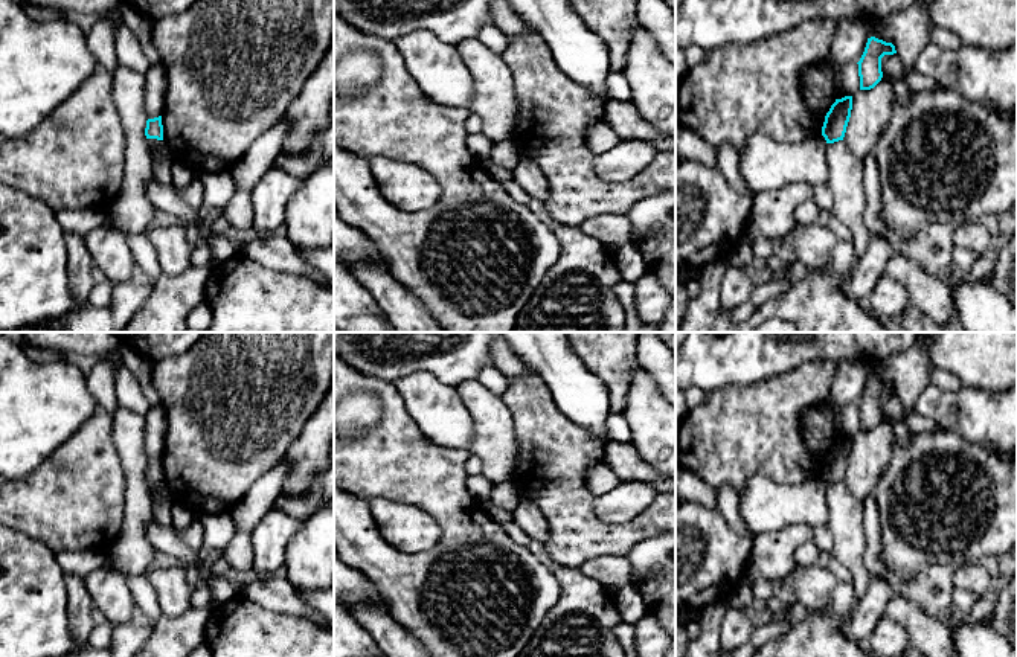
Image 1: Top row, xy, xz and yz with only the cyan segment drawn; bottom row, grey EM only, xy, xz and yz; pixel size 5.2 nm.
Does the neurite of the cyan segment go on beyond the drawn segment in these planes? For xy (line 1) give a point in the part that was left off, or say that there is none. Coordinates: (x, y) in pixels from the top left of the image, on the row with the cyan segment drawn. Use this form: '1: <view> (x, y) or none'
1: none

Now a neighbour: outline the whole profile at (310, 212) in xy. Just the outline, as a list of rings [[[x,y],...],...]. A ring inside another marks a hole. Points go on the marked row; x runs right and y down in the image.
[[[334,160],[303,178],[287,204],[285,226],[285,236],[294,247],[334,247]]]

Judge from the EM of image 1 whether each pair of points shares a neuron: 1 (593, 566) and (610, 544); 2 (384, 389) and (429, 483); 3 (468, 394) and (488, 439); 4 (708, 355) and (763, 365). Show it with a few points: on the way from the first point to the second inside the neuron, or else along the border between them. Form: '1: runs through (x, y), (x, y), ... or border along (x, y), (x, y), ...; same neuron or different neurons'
1: border along (622, 555), (596, 555), (578, 567); different neurons
2: runs through (394, 412), (397, 451), (406, 461); same neuron
3: runs through (479, 404), (488, 413), (488, 429); same neuron
4: runs through (721, 355), (749, 355); same neuron

